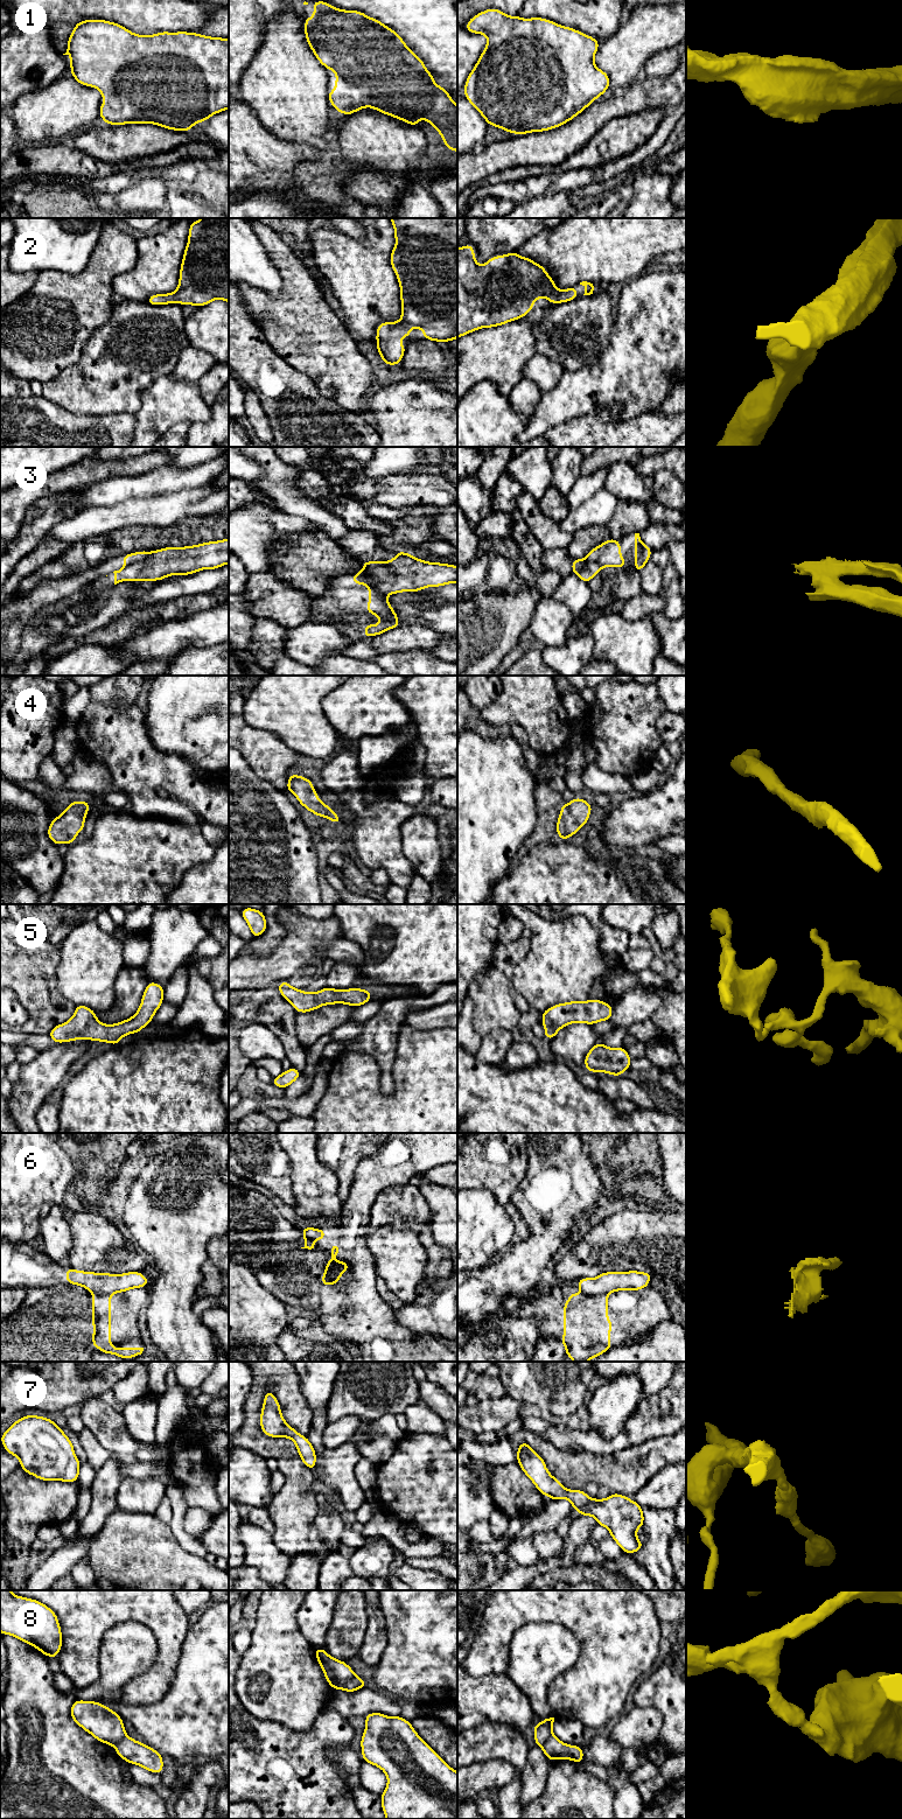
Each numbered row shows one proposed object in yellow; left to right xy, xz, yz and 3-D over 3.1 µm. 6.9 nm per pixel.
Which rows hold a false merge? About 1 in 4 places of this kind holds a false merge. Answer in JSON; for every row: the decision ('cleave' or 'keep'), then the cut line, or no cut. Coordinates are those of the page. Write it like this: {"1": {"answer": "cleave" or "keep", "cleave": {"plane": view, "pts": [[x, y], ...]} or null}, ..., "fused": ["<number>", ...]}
{"1": {"answer": "keep", "cleave": null}, "2": {"answer": "keep", "cleave": null}, "3": {"answer": "cleave", "cleave": {"plane": "xy", "pts": [[151, 552], [144, 559], [125, 566]]}}, "4": {"answer": "keep", "cleave": null}, "5": {"answer": "keep", "cleave": null}, "6": {"answer": "cleave", "cleave": {"plane": "yz", "pts": [[586, 1294], [606, 1295]]}}, "7": {"answer": "keep", "cleave": null}, "8": {"answer": "cleave", "cleave": {"plane": "xz", "pts": [[355, 1676], [342, 1688]]}}, "fused": ["3", "6", "8"]}

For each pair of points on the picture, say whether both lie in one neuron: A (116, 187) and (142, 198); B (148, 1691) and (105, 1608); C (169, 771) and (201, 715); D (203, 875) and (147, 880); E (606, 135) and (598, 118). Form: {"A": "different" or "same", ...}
{"A": "different", "B": "same", "C": "different", "D": "different", "E": "different"}

